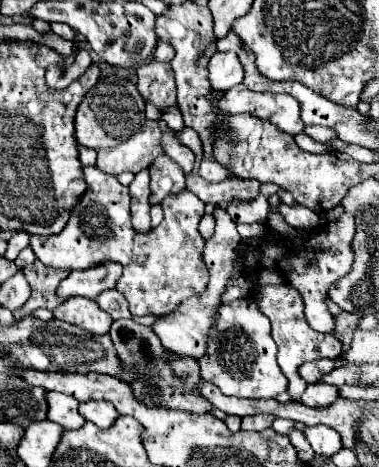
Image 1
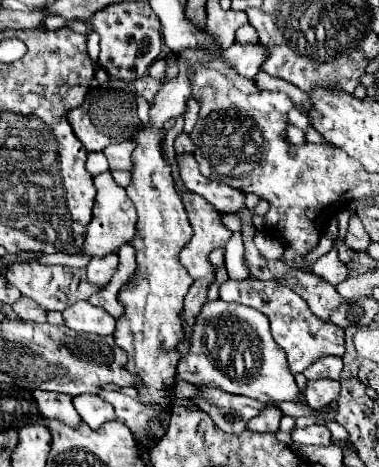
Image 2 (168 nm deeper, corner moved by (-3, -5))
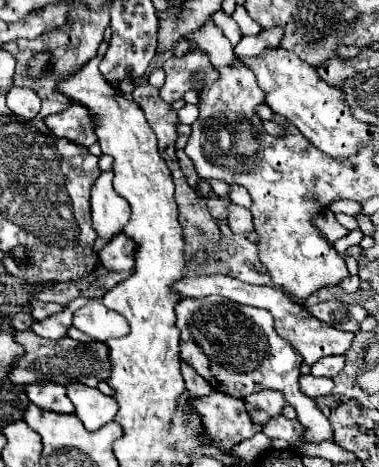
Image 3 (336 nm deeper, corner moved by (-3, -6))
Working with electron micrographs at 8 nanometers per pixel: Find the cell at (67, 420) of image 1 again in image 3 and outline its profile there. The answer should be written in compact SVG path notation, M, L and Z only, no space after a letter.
M51 382L31 384L25 386L25 392L29 400L43 410L59 414L75 414L75 406L71 404L71 400L67 400L67 388L63 388L61 384L51 384Z

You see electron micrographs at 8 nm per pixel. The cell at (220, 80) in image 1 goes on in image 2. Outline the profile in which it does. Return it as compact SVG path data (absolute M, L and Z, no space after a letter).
M233 43L223 51L223 57L233 63L233 67L239 71L239 75L253 79L259 71L263 61L267 59L269 51L261 43Z

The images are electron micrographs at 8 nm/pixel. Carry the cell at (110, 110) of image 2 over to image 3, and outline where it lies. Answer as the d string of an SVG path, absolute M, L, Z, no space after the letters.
M71 104L67 110L47 116L45 124L59 138L67 138L79 146L93 146L97 142L95 136L95 120L91 120L91 112L83 108L83 104Z

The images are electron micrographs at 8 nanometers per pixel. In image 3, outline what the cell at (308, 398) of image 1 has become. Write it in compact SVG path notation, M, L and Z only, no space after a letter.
M311 374L301 376L299 378L301 390L303 394L307 394L309 398L319 398L319 396L327 396L333 390L333 380L331 378L315 378Z

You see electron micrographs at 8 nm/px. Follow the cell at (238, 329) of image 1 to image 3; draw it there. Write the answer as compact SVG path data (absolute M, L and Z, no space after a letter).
M221 296L183 298L177 304L177 328L181 330L181 360L203 376L213 390L241 398L261 392L279 390L285 400L297 410L297 420L305 426L307 442L333 440L329 420L321 414L315 400L299 390L301 356L295 348L277 336L273 316L267 310L235 304Z

